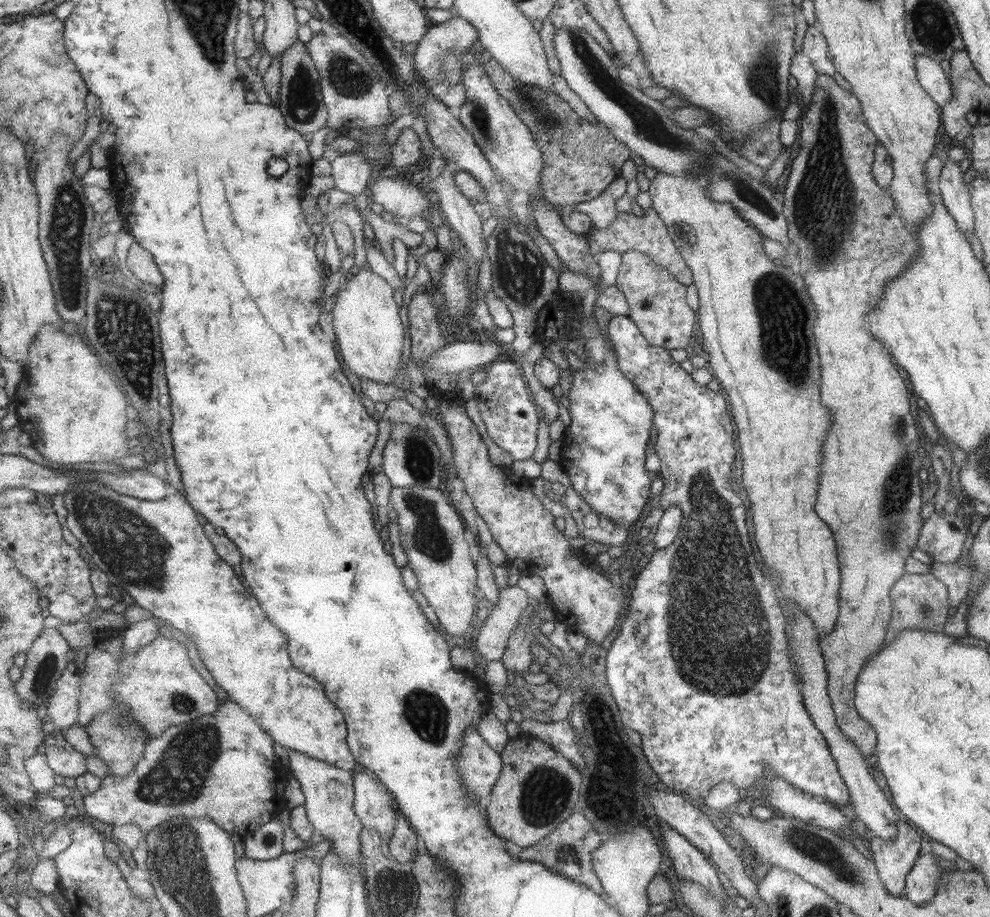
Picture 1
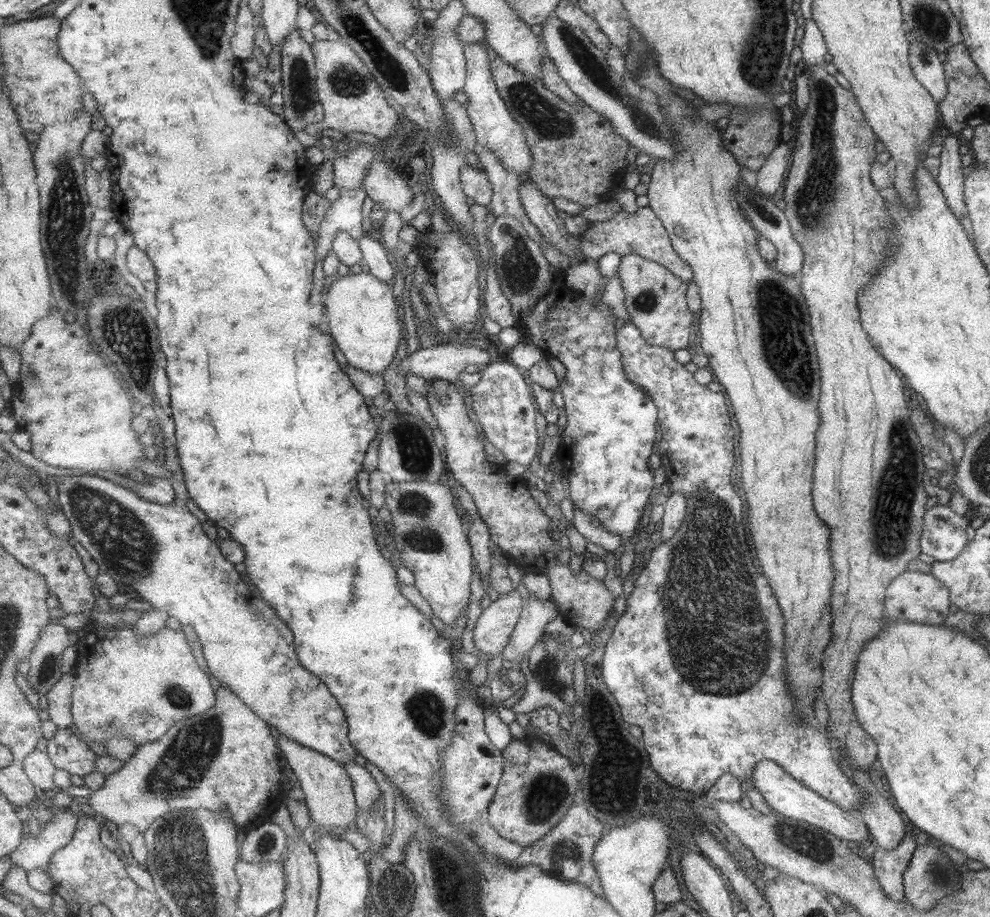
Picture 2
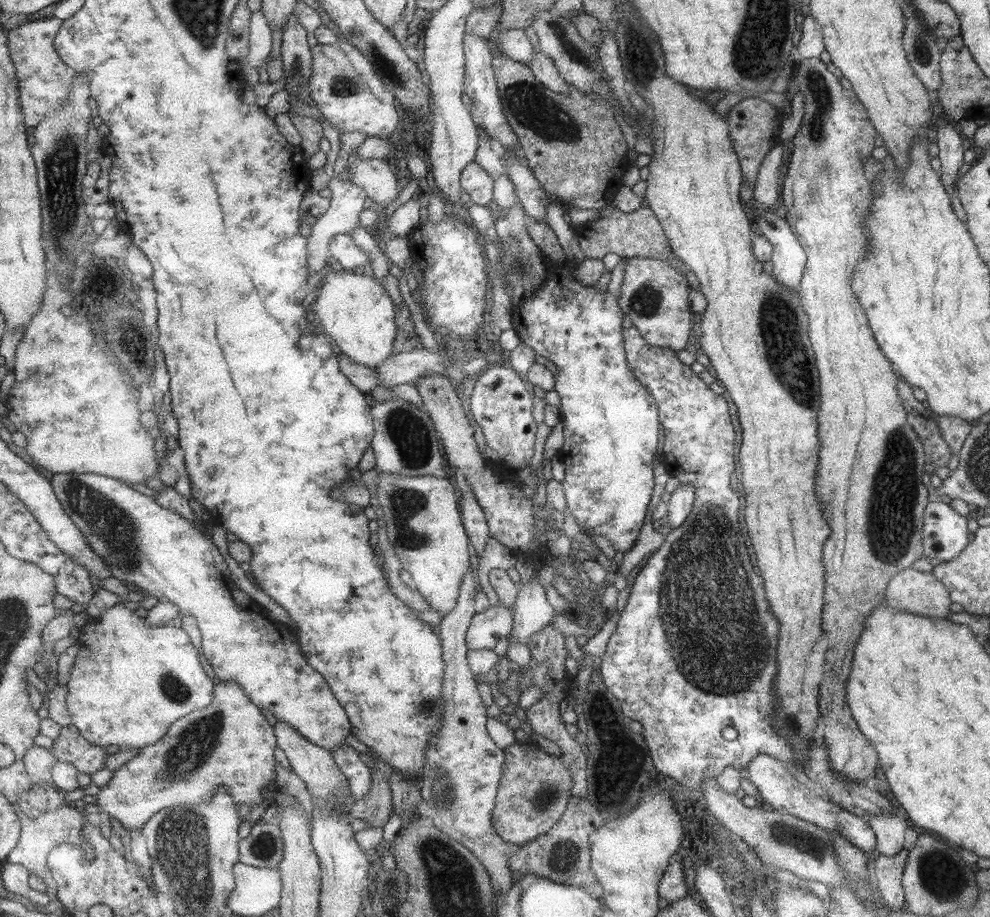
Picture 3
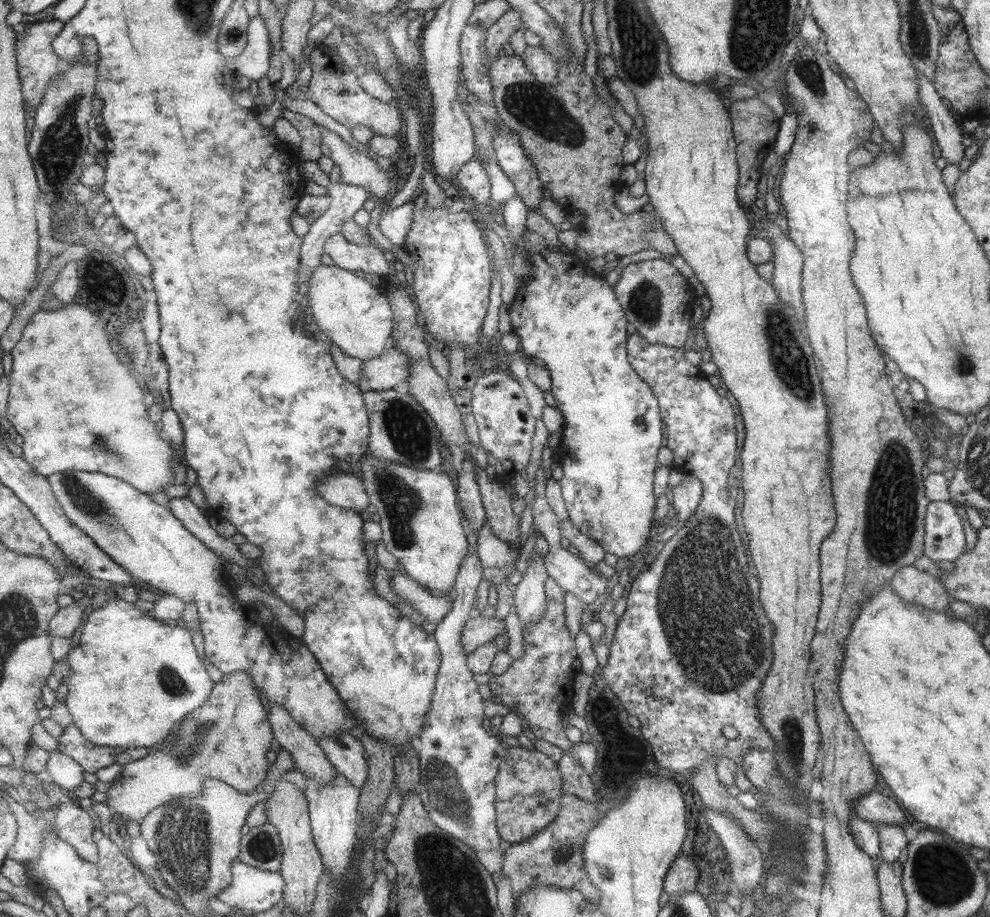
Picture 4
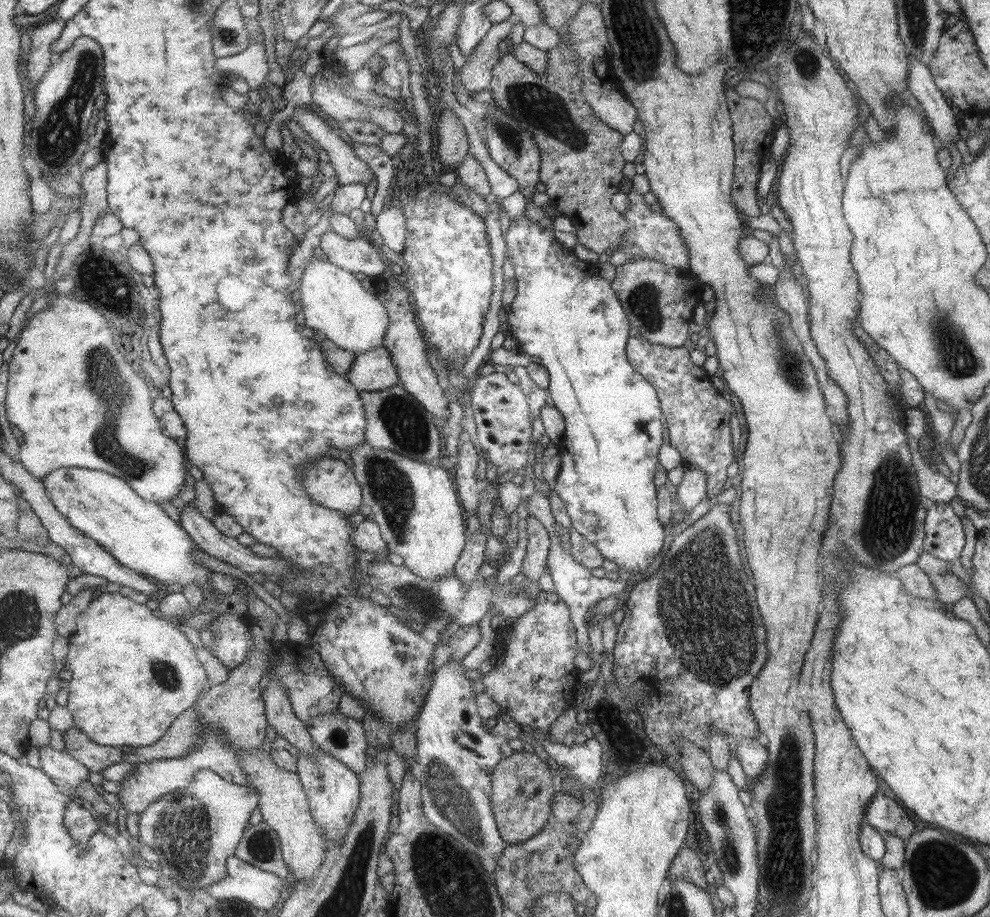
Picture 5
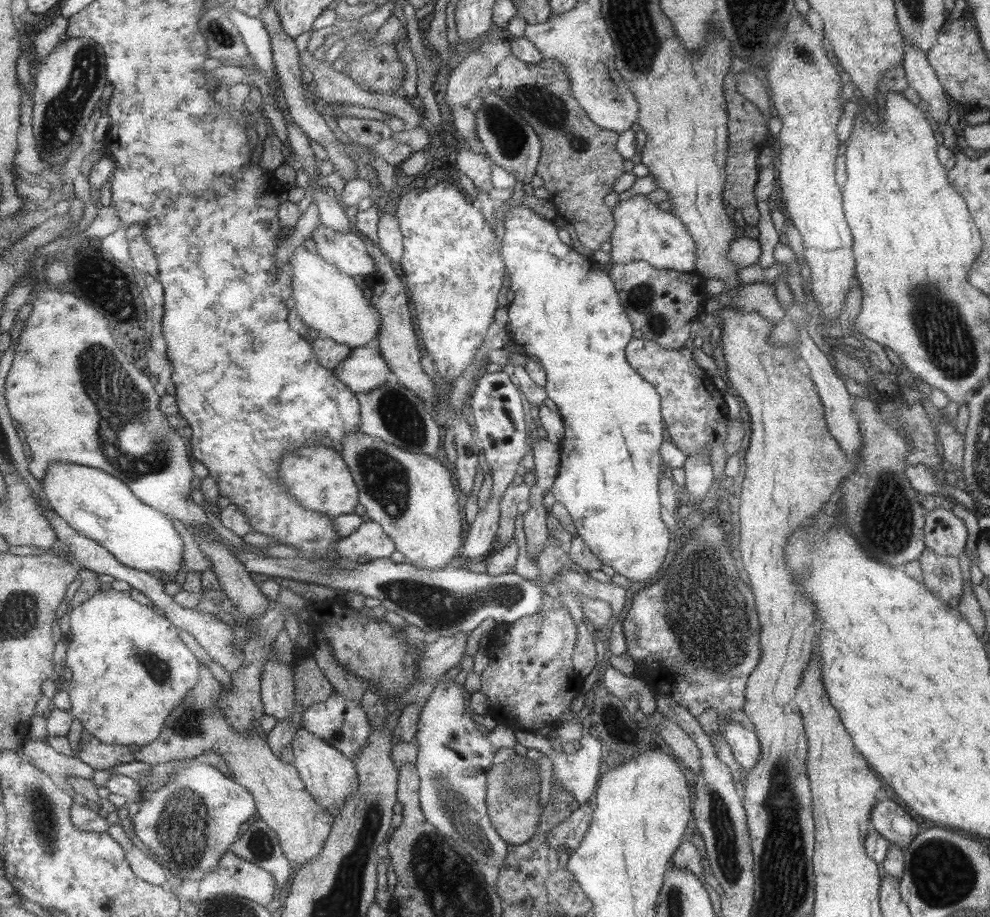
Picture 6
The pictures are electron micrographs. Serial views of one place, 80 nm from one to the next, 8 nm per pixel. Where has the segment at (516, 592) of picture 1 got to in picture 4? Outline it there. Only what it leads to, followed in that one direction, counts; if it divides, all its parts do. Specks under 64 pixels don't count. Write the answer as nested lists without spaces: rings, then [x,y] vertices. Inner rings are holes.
[[[477,614],[468,620],[464,625],[464,631],[461,632],[460,644],[464,653],[467,655],[473,652],[477,646],[483,646],[506,632],[504,622],[501,619],[492,617],[483,617]]]

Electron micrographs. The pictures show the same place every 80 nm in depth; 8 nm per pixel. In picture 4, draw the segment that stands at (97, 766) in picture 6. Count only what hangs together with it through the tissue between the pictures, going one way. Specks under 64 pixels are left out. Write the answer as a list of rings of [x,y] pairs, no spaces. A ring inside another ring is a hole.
[[[75,722],[63,728],[58,741],[58,751],[73,758],[87,772],[96,774],[116,763],[117,755],[113,747],[93,744]]]

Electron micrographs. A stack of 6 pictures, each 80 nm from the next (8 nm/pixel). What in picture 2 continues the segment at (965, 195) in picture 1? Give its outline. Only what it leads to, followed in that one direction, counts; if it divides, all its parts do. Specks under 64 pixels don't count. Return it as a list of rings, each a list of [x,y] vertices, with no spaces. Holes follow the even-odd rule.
[[[947,135],[941,144],[941,153],[939,154],[940,165],[938,167],[937,182],[939,190],[945,197],[947,208],[957,216],[957,218],[966,216],[966,206],[964,203],[963,181],[961,175],[960,158],[958,148],[962,140],[955,135]]]

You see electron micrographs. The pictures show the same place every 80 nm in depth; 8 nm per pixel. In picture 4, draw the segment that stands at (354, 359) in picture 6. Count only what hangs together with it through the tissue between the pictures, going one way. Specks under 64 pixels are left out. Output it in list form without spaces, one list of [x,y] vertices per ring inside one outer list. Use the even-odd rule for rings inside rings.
[[[395,348],[385,349],[377,358],[363,360],[361,364],[361,378],[357,388],[361,392],[385,391],[389,389],[400,389],[405,387],[409,375],[410,360],[406,354]]]

